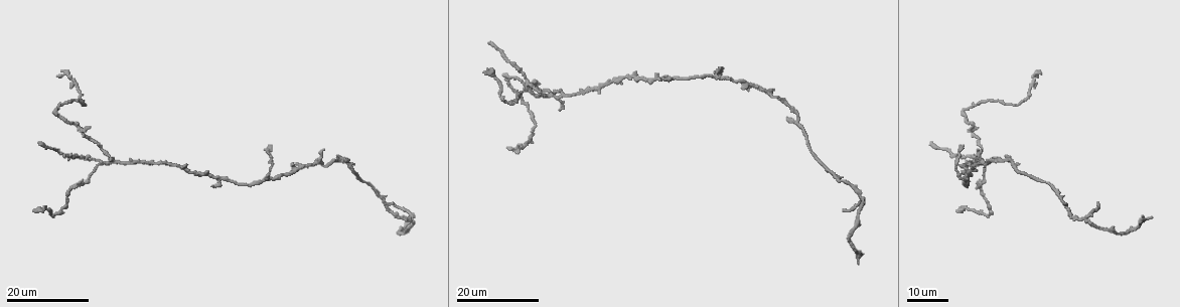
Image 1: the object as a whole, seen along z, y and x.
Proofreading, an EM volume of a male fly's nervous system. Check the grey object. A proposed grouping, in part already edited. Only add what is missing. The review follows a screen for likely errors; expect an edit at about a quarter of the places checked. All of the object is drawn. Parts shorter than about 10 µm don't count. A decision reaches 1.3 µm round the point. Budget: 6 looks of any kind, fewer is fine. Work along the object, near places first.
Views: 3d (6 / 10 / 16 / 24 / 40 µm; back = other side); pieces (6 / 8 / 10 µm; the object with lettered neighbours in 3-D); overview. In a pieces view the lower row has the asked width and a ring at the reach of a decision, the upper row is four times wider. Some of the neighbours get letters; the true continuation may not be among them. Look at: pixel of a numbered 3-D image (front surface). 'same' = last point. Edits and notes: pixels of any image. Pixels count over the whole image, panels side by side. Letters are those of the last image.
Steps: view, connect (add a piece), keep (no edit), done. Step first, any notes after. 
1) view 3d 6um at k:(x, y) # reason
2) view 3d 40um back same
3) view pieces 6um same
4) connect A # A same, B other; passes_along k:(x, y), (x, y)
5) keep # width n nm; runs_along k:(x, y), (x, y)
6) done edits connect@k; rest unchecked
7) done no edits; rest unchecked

view 3d 24um at 1:(858, 264) # long arm stops here

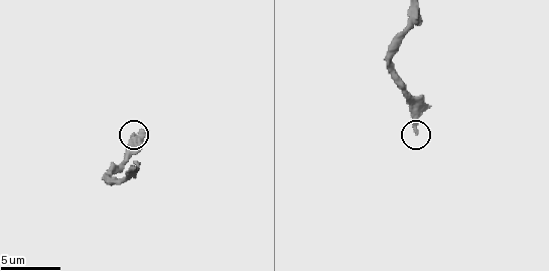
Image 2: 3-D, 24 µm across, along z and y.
view pieces 8um at 2:(418, 134) # see the neighbours

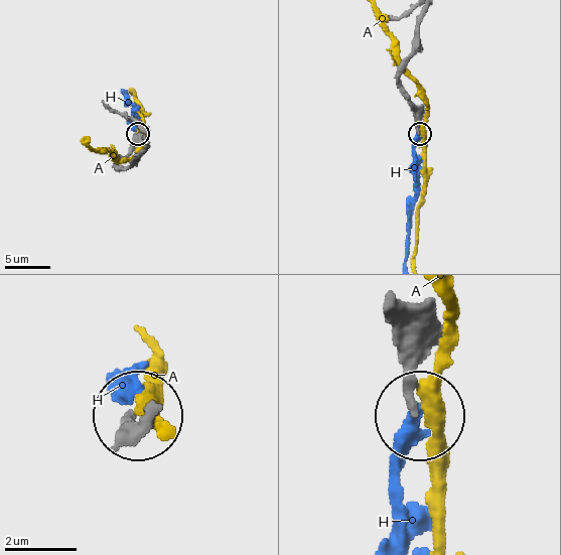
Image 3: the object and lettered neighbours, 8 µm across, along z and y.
keep # width 200 nm; A other, H other; runs_along 3:(387, 310), (414, 416); no lettered piece goes on from it

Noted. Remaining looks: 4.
view 3d 24um at 1:(1097, 204)

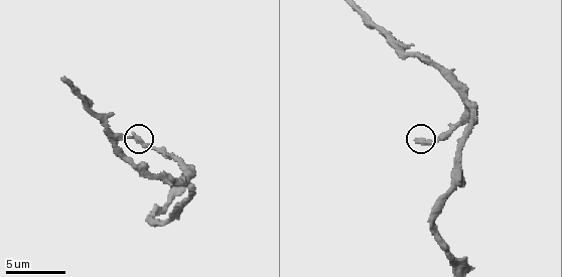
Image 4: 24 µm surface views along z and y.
view pieces 8um at 4:(133, 132)

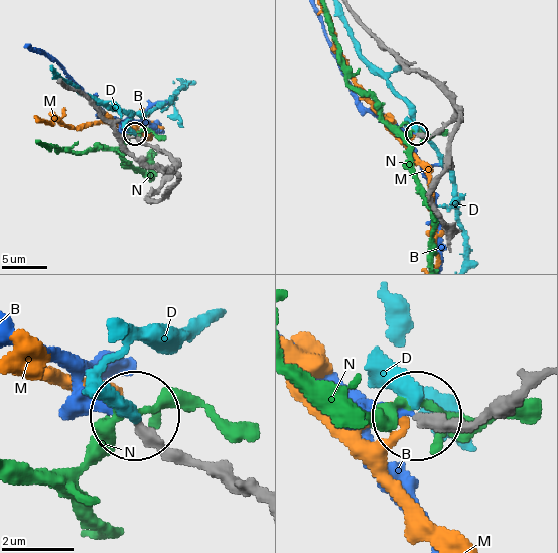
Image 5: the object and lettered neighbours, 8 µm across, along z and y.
keep # B other, D other, M other, N other; runs_along 5:(515, 390), (460, 420), (418, 420); none of them fits

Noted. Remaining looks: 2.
view 3d 24um at 1:(489, 43) # long arm stops here

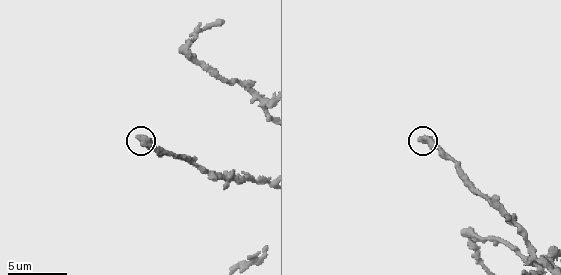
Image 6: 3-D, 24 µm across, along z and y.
view pieces 6um at 6:(140, 137)

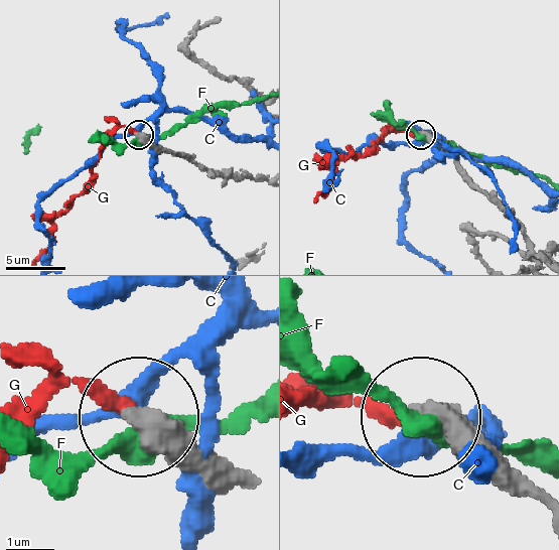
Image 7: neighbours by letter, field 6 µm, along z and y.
connect G # C other, F other, G same; the neuron continues

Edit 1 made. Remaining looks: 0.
done edits connect@7; rest unchecked

